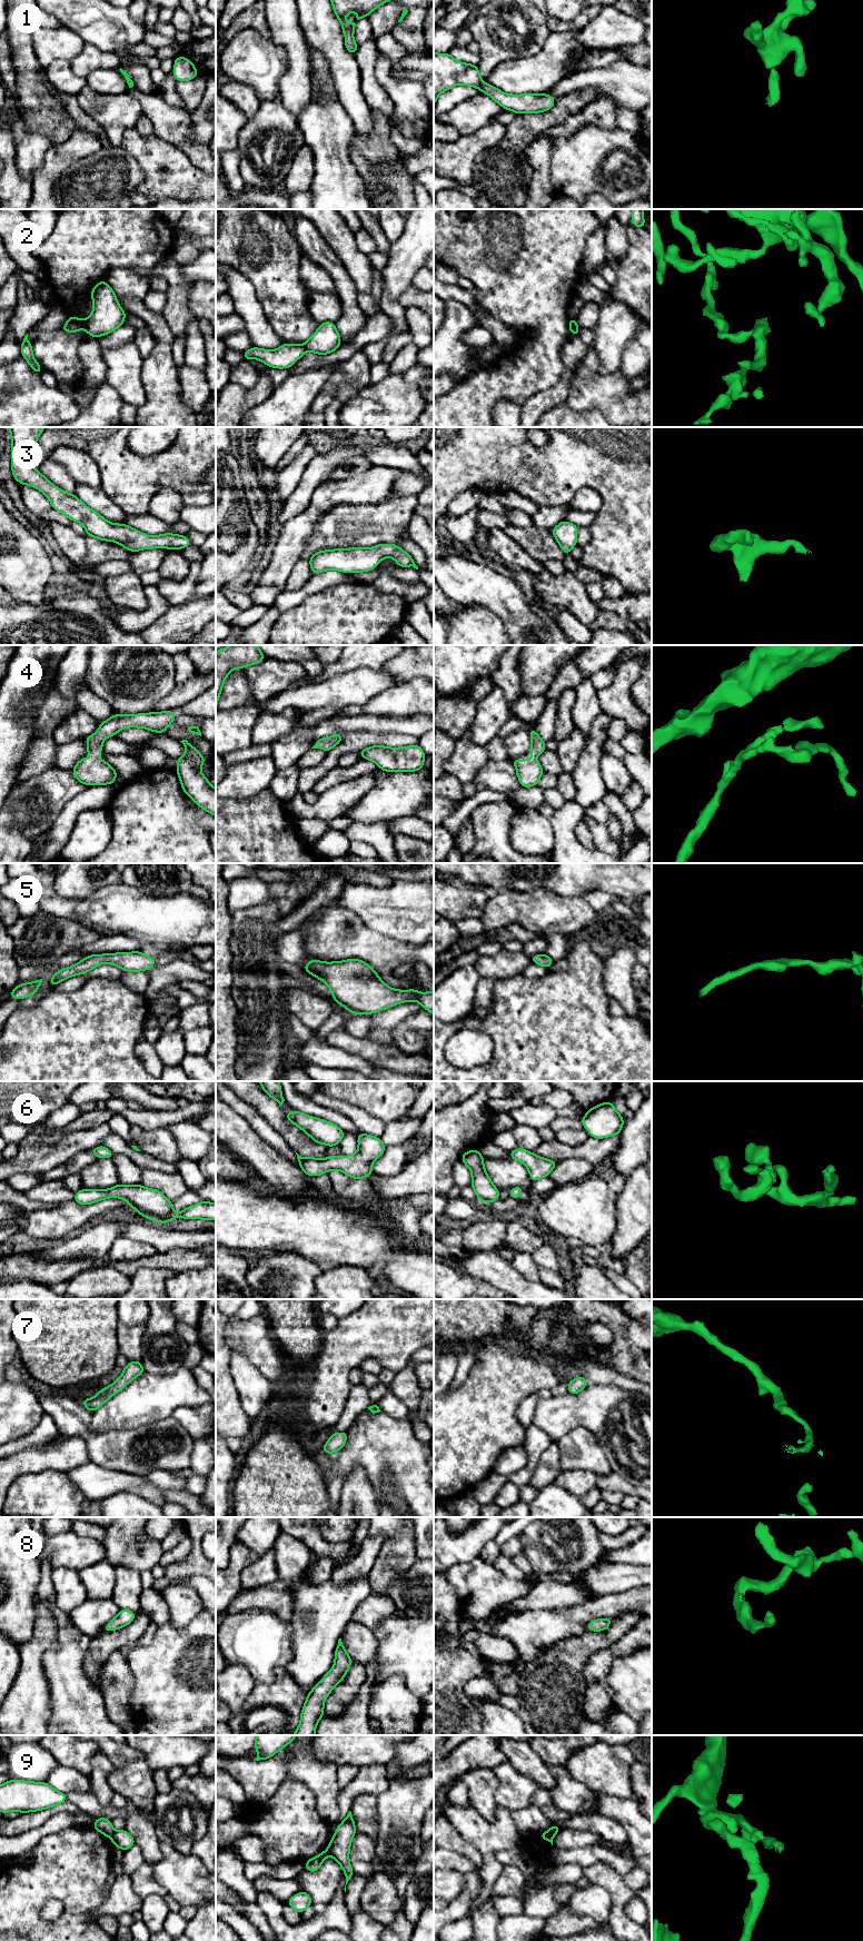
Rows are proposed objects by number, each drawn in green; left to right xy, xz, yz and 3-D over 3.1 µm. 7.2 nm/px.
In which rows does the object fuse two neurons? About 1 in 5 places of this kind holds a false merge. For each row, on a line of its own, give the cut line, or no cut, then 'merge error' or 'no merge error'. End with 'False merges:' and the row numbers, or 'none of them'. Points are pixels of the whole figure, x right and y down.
1: cut none; no merge error
2: cut xy (85, 320), (86, 326); merge error
3: cut none; no merge error
4: cut none; no merge error
5: cut none; no merge error
6: cut none; no merge error
7: cut none; no merge error
8: cut none; no merge error
9: cut xz (328, 1848), (331, 1854); merge error
False merges: 2, 9

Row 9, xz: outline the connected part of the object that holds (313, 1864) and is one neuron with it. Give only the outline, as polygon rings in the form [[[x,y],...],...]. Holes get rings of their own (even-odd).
[[[327,1848],[323,1853],[316,1855],[315,1858],[311,1858],[306,1861],[306,1870],[309,1872],[316,1872],[320,1869],[323,1861],[330,1856],[330,1850]]]

